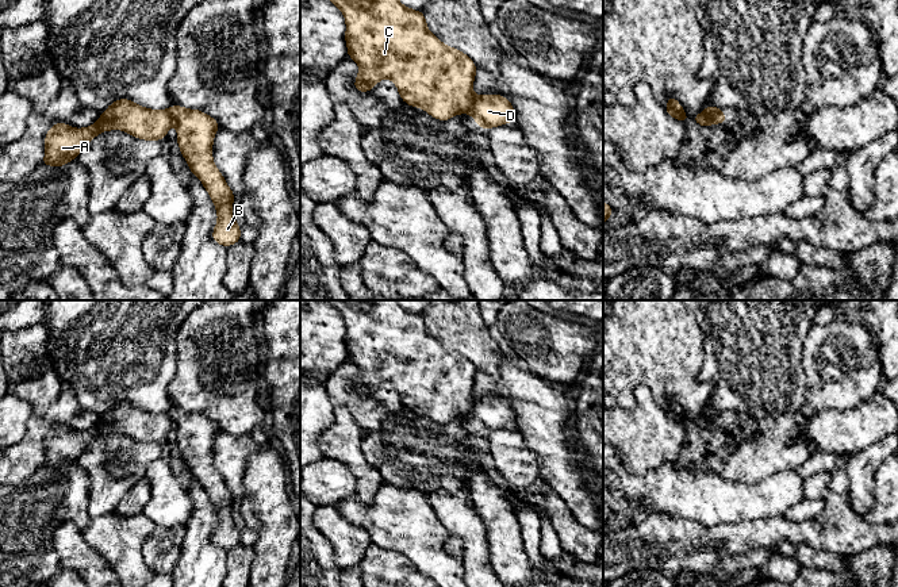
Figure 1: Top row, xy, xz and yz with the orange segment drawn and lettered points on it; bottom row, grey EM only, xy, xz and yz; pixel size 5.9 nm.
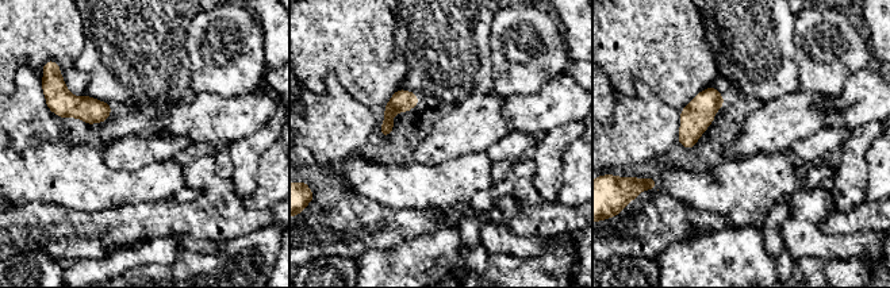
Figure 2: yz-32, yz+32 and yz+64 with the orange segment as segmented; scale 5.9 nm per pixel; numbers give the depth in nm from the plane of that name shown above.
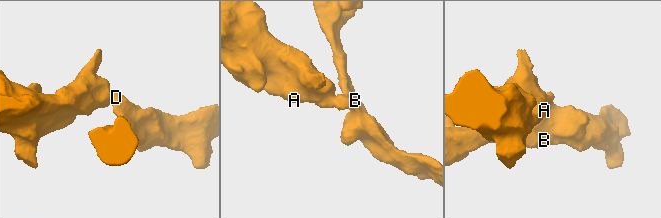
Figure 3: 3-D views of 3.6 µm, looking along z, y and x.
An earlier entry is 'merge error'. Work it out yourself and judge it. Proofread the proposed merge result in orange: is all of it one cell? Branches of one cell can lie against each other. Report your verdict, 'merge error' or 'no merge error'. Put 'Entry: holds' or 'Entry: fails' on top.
Entry: holds
merge error

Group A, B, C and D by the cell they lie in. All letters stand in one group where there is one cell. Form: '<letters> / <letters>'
A C / B D

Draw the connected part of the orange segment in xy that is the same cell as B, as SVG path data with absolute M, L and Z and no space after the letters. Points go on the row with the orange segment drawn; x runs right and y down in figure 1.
M172 104L168 111L177 127L177 145L181 154L191 173L200 179L216 208L218 222L212 230L212 239L229 248L239 242L241 229L231 212L235 196L212 160L212 142L220 126L199 110Z

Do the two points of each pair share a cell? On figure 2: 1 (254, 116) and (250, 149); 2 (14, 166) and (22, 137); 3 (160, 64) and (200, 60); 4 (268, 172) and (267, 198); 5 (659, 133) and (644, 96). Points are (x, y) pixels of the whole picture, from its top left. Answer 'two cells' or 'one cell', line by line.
1: two cells
2: two cells
3: two cells
4: one cell
5: one cell

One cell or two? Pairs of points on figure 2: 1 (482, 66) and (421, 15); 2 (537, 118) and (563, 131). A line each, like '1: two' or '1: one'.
1: one
2: two

